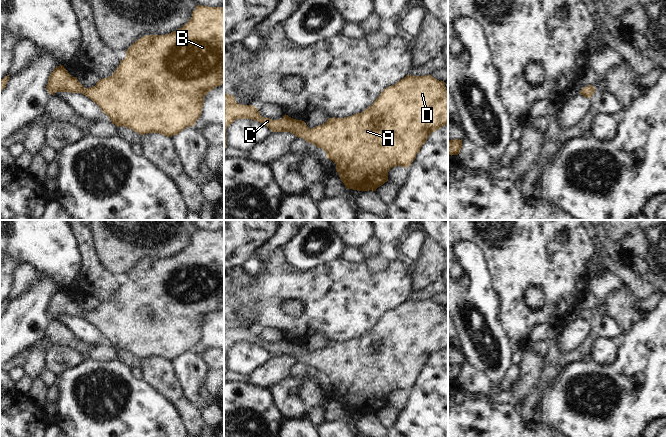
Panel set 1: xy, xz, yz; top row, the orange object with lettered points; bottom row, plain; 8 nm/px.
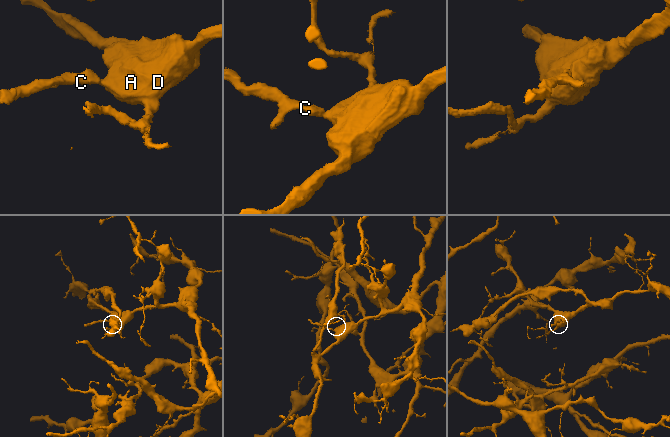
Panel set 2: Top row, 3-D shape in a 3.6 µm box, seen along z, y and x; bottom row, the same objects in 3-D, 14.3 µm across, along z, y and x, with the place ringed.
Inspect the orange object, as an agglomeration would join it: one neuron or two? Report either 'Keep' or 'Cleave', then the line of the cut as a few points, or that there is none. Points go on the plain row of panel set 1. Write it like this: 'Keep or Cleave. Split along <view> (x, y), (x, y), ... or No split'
Keep. No split

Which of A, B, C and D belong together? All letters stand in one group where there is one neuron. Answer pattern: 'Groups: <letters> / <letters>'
Groups: A B C D

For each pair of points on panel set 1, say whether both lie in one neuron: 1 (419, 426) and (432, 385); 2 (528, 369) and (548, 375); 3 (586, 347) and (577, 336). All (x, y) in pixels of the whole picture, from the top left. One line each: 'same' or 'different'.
1: same
2: different
3: different

